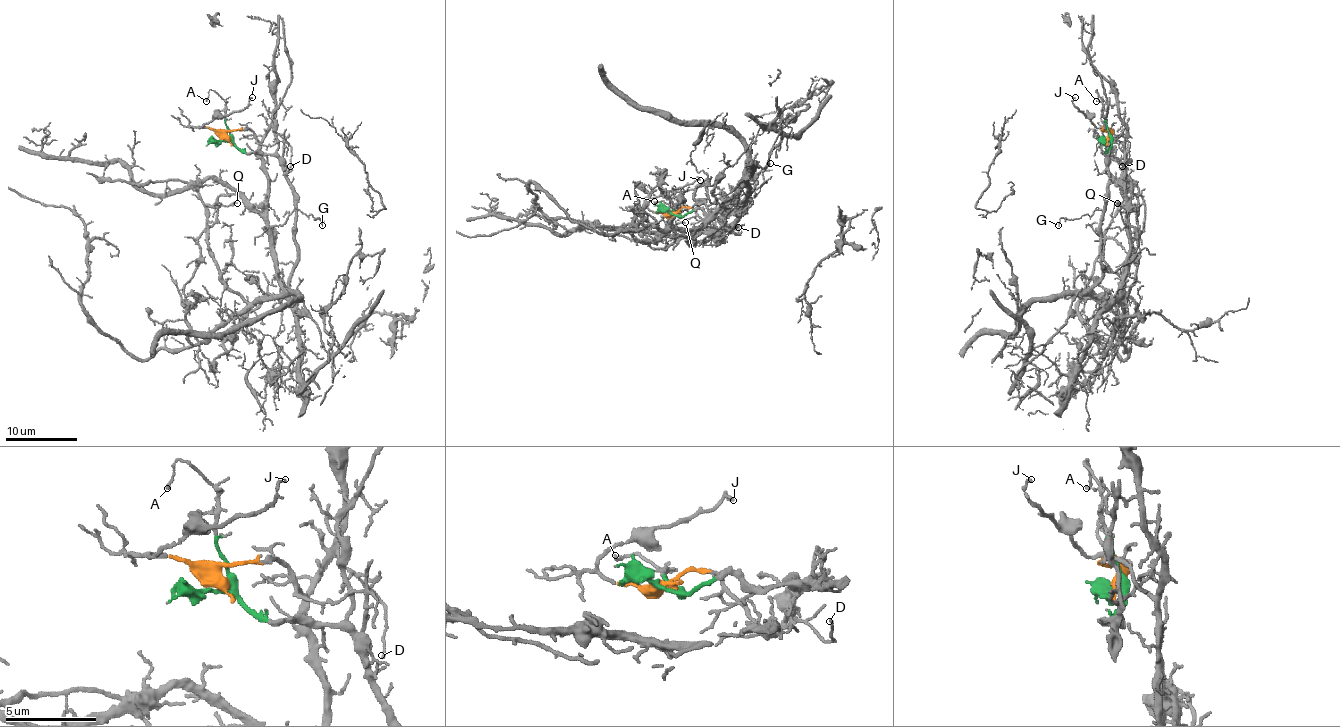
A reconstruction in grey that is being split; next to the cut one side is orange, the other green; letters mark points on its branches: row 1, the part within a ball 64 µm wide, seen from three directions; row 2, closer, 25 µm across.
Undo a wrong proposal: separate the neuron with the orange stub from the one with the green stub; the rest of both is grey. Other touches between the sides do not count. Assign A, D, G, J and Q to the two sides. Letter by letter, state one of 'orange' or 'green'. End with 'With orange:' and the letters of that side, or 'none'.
A: green
D: orange
G: green
J: orange
Q: green
With orange: D, J

